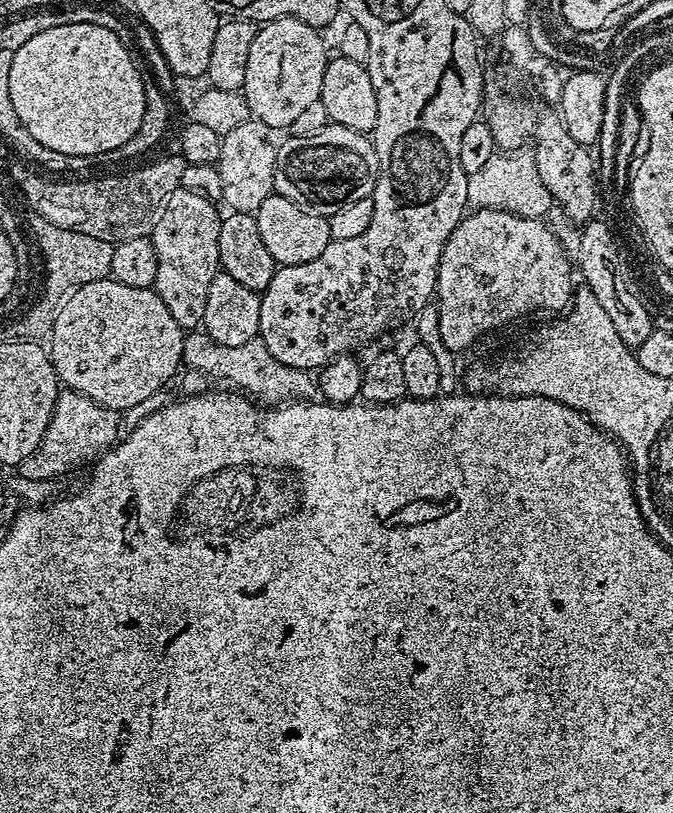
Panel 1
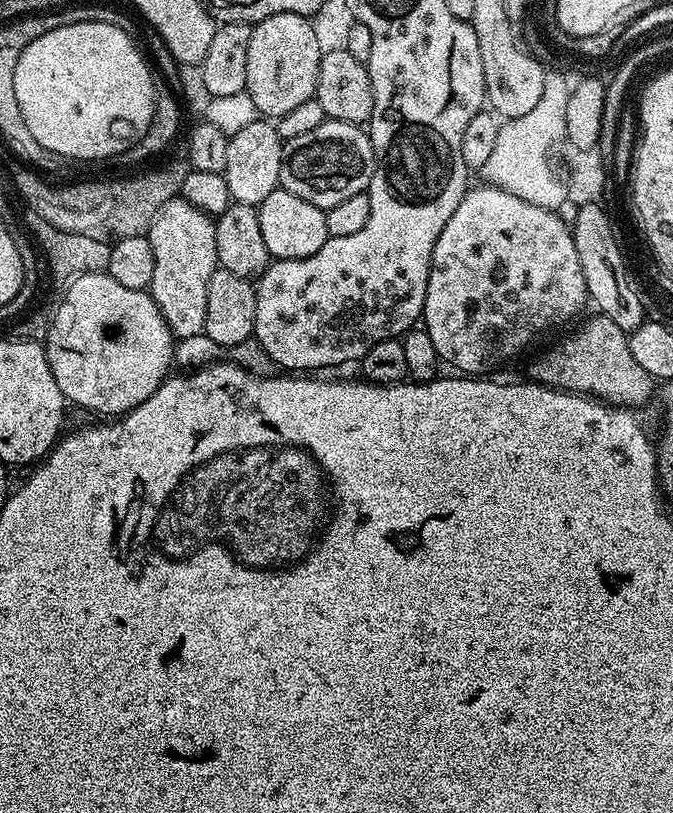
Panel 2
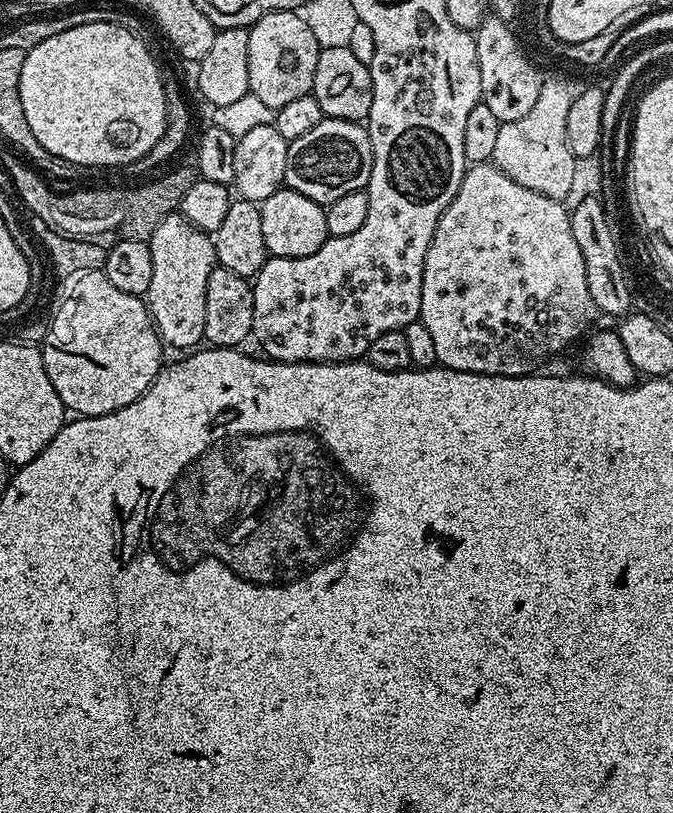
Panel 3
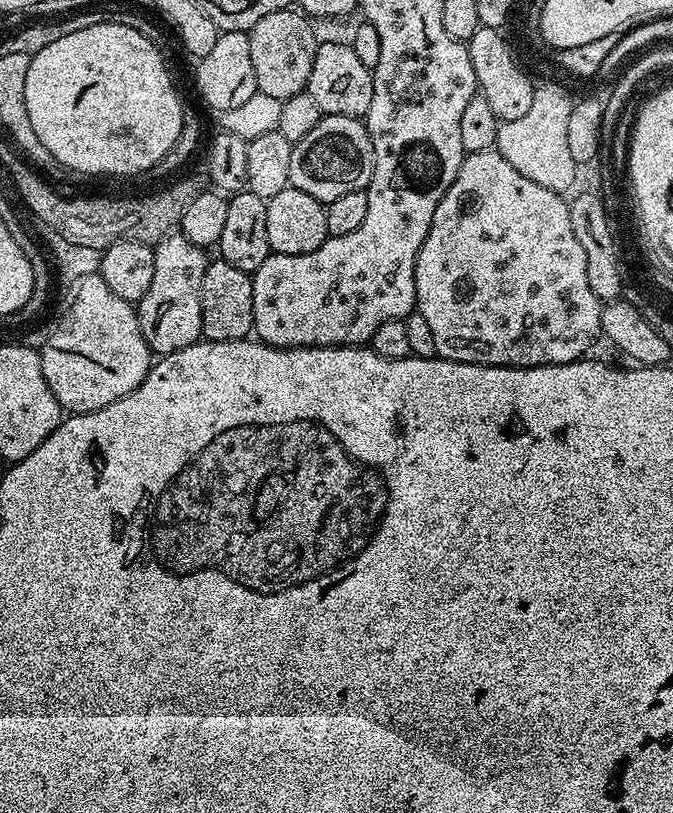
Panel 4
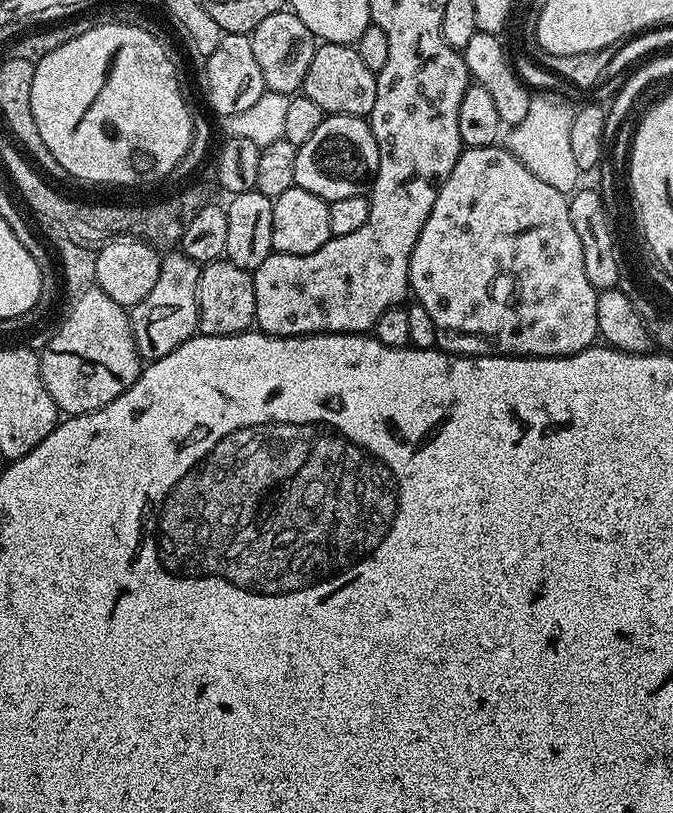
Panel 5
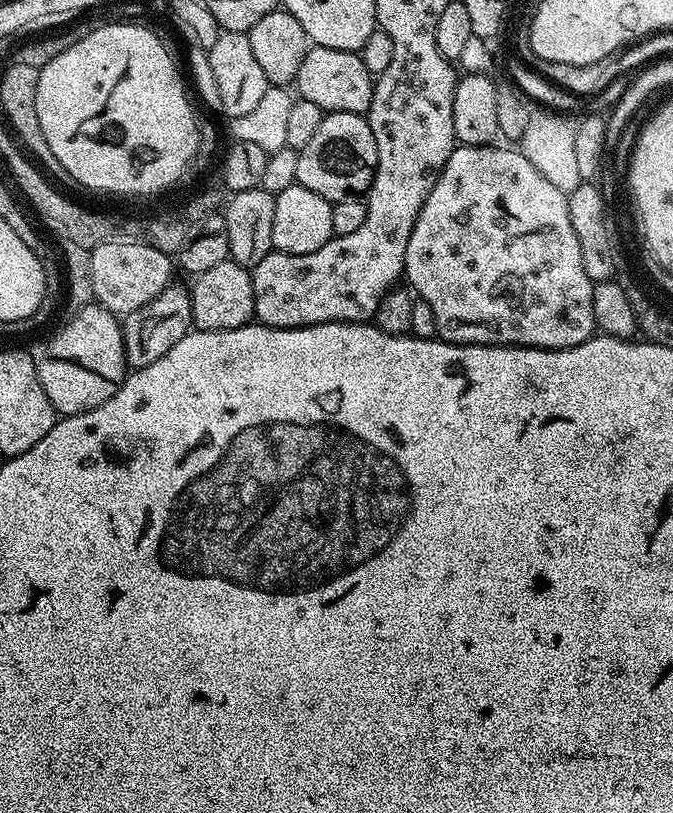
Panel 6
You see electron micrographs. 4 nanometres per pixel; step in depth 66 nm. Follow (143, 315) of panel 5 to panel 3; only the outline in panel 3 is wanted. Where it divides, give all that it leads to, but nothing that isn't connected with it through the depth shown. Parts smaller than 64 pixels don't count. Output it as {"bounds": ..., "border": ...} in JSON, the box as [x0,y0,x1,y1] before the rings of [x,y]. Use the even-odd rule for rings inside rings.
{"bounds":[146,214,217,349],"border":[[[173,214],[162,218],[162,222],[158,222],[154,234],[148,237],[146,243],[150,250],[150,258],[154,262],[154,278],[150,278],[150,286],[146,293],[152,325],[155,326],[157,334],[167,347],[169,344],[172,348],[195,349],[204,340],[206,330],[206,282],[213,268],[217,267],[212,236],[198,230],[190,222],[186,222],[184,216]]]}

